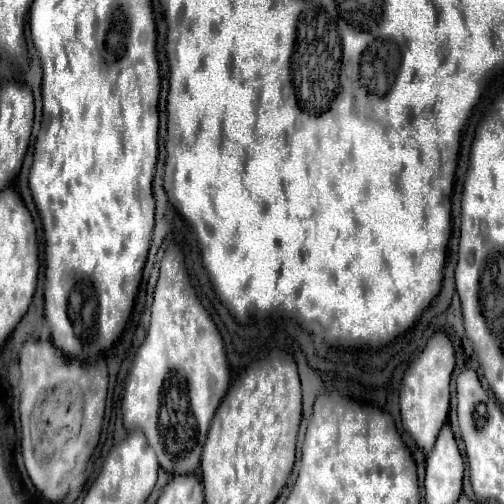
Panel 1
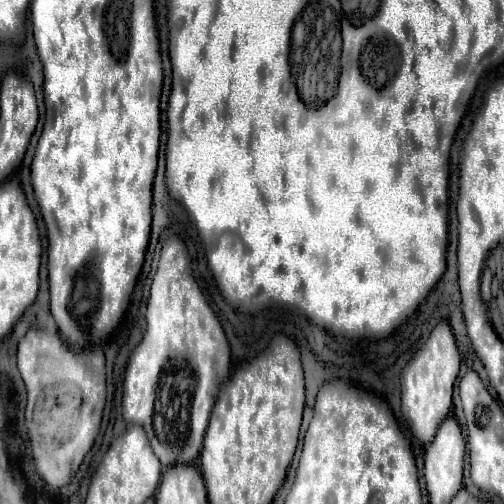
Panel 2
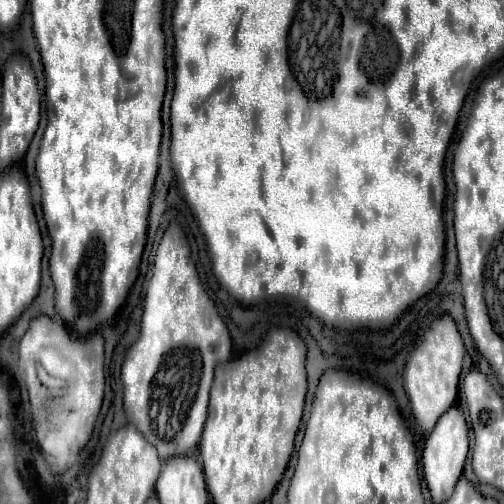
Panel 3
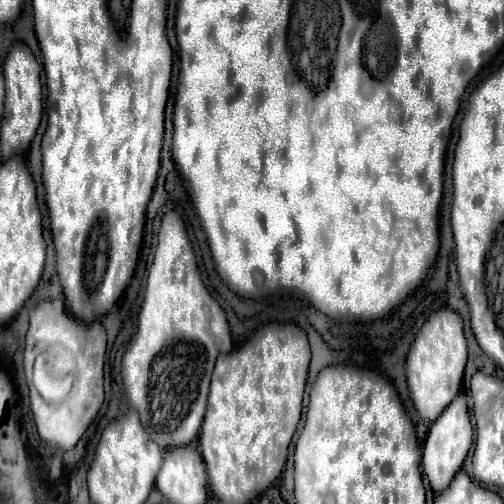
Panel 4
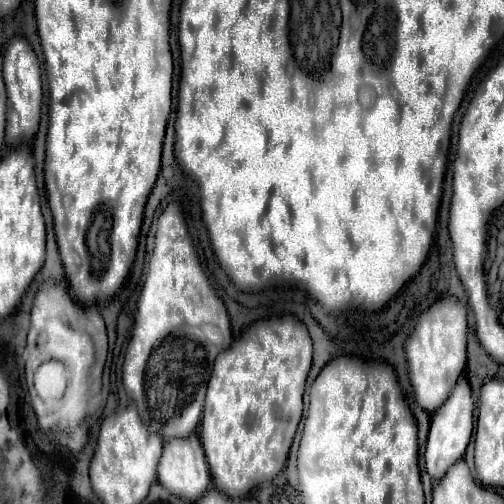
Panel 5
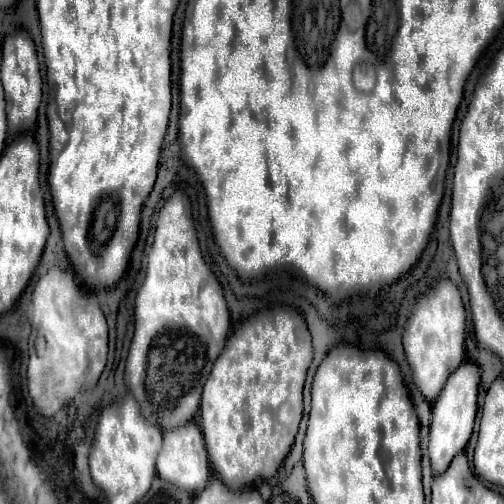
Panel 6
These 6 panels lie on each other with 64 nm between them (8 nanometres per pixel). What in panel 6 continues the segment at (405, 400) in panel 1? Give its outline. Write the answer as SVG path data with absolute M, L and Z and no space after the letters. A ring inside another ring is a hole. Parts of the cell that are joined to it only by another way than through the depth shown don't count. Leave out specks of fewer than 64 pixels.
M440 278L430 290L416 298L408 322L404 326L402 344L406 360L414 374L414 384L420 388L428 402L434 402L448 380L448 376L466 358L464 352L464 330L466 330L466 310L460 298L458 286L450 278Z

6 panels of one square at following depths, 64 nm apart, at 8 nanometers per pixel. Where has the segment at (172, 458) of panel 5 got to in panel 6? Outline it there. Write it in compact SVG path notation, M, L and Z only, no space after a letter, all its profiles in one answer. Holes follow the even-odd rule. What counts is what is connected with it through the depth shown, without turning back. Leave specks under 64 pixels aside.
M196 422L184 424L184 428L172 428L172 432L164 432L164 442L156 460L156 470L162 480L176 484L190 494L196 494L206 486L212 470L208 464L208 450Z

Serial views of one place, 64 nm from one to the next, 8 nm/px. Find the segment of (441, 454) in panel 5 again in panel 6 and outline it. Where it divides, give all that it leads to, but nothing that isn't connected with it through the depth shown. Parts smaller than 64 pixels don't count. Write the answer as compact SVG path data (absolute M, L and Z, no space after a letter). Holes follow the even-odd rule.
M466 360L452 374L452 380L448 380L448 384L444 384L444 392L440 392L440 400L432 402L430 462L432 462L434 474L444 472L448 468L448 464L452 462L452 458L468 444L472 430L474 430L474 420L476 420L478 386L480 386L480 366L472 360Z

